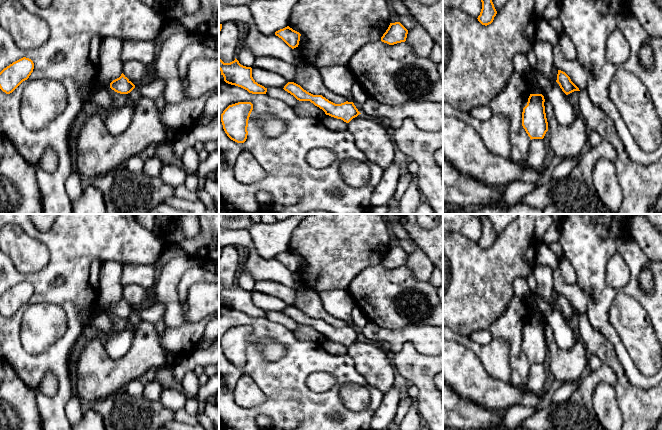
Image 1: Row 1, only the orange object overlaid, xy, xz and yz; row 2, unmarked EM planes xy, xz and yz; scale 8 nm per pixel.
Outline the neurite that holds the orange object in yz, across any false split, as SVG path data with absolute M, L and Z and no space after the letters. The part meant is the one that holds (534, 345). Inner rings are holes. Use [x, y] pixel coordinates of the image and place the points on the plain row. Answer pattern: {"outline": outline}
{"outline": "M530 318L527 329L523 332L522 350L531 364L543 363L548 355L544 326L542 318Z"}

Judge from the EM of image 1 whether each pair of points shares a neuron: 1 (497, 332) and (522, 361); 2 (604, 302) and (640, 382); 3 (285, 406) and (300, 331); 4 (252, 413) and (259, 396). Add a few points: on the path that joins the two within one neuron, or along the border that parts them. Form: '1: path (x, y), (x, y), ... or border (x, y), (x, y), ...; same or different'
1: path (506, 335), (515, 344), (516, 354); same
2: path (603, 322), (617, 342), (626, 362); same
3: border (291, 331), (299, 339), (320, 342); different
4: border (267, 396), (251, 407), (240, 406), (233, 397); different

